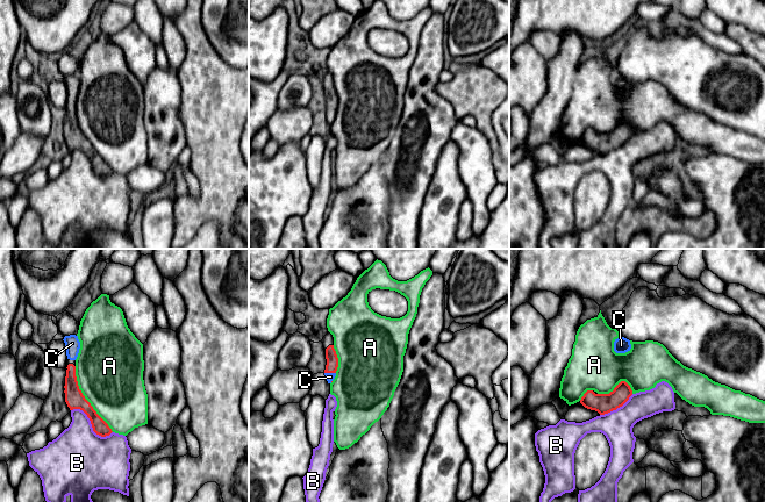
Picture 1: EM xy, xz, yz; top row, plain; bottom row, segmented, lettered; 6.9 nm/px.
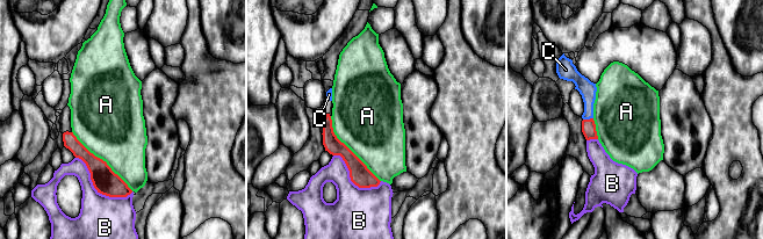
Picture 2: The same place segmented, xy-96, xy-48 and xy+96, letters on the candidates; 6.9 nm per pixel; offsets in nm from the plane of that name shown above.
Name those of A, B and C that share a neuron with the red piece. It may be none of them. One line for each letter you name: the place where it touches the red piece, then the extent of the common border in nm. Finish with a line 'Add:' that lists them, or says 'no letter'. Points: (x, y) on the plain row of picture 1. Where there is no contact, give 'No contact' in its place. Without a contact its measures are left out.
C: Touches red at xz (330, 112). Shared border 80 nm
Add: C

